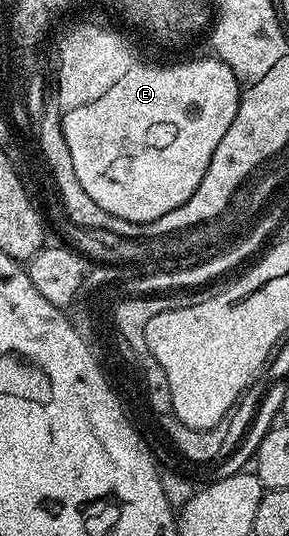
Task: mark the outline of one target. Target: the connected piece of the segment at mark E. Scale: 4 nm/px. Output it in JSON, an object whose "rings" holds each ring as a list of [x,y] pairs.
{"rings":[[[192,58],[186,62],[187,68],[173,69],[167,62],[160,62],[160,64],[151,62],[147,68],[138,68],[138,72],[130,72],[130,76],[126,76],[126,80],[122,80],[122,84],[118,84],[118,88],[110,91],[103,100],[98,100],[98,104],[90,104],[90,108],[78,108],[77,114],[70,116],[69,122],[60,125],[62,136],[66,139],[64,152],[72,160],[74,177],[78,179],[80,186],[84,186],[84,191],[92,197],[92,202],[96,202],[96,206],[108,210],[108,214],[116,214],[116,218],[128,218],[128,222],[147,224],[176,210],[176,206],[188,202],[188,198],[192,198],[196,186],[200,186],[200,178],[204,178],[204,174],[208,170],[208,162],[212,162],[212,154],[216,154],[216,146],[220,146],[220,138],[224,138],[228,126],[232,126],[232,118],[236,118],[240,97],[240,85],[230,67],[220,59],[209,59]]]}

